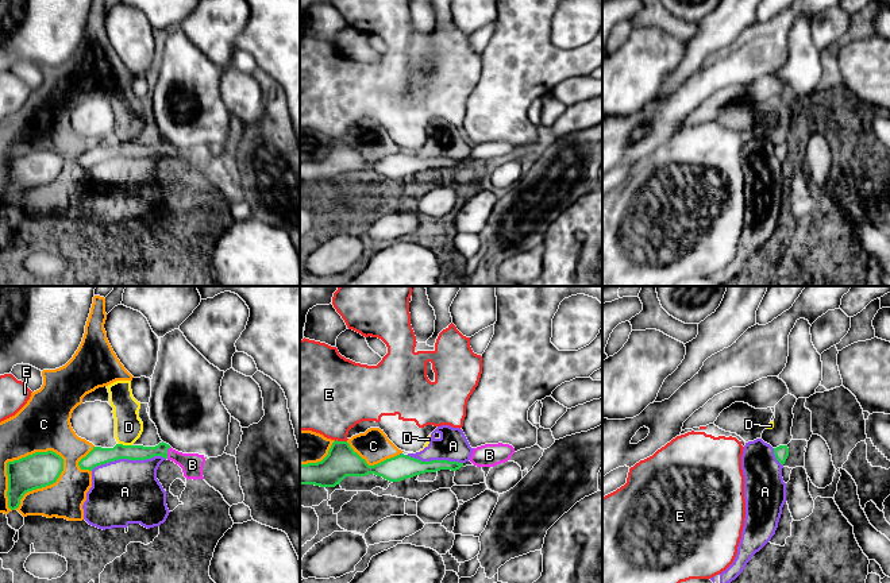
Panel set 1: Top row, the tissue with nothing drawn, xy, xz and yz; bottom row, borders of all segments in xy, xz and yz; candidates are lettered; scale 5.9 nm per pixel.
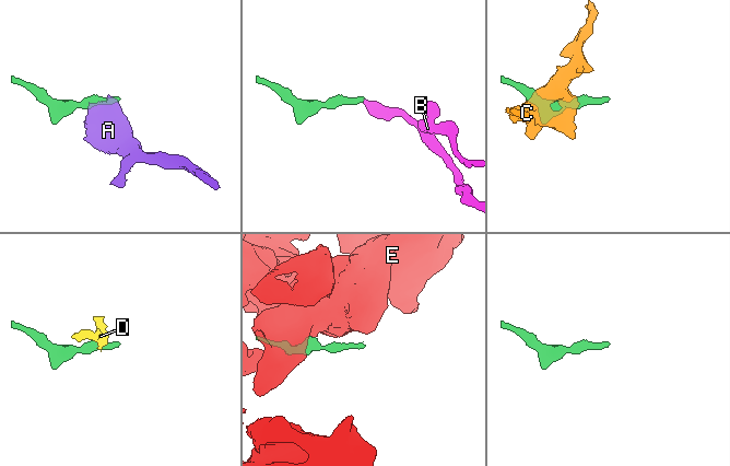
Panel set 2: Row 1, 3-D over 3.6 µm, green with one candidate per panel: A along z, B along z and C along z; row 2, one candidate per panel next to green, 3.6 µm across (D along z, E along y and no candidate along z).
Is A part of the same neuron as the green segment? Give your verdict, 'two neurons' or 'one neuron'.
two neurons

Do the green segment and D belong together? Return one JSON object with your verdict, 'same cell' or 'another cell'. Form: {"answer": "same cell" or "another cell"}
{"answer": "another cell"}

